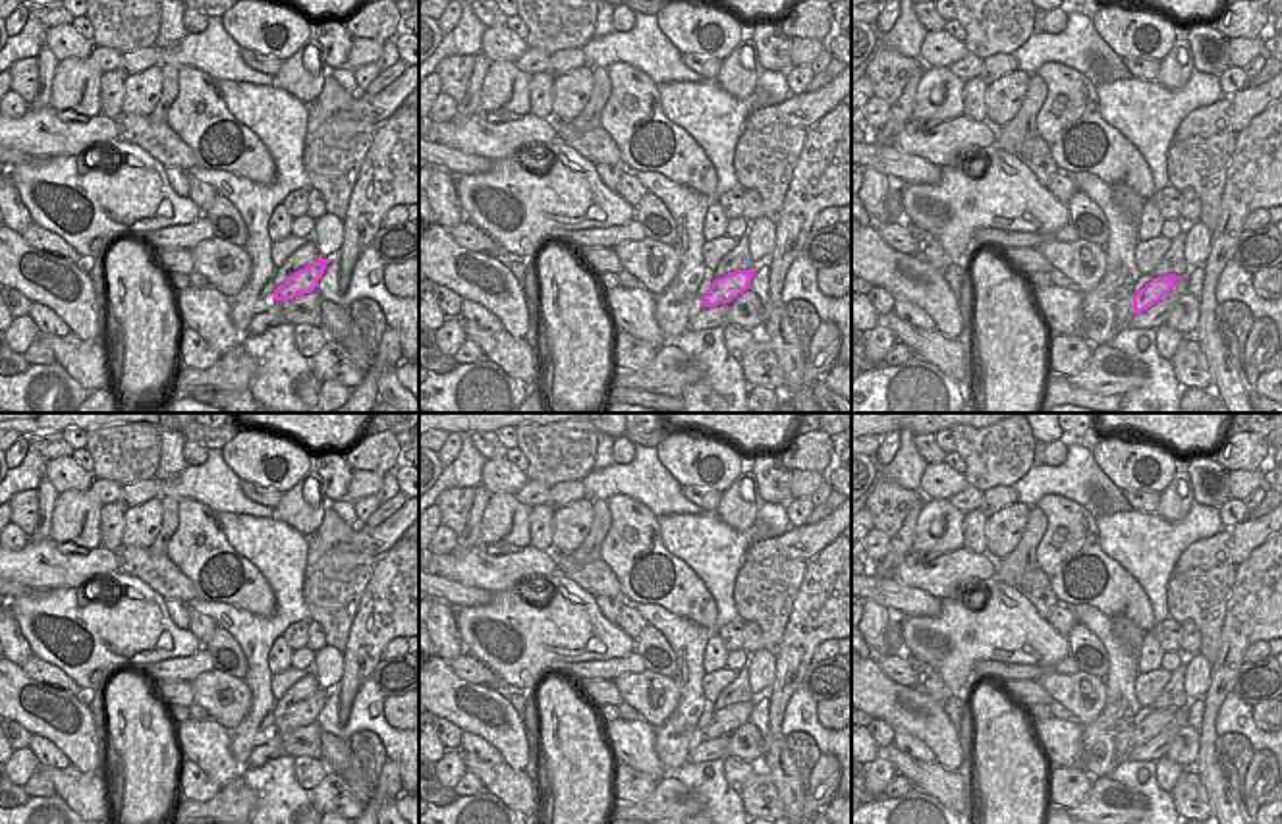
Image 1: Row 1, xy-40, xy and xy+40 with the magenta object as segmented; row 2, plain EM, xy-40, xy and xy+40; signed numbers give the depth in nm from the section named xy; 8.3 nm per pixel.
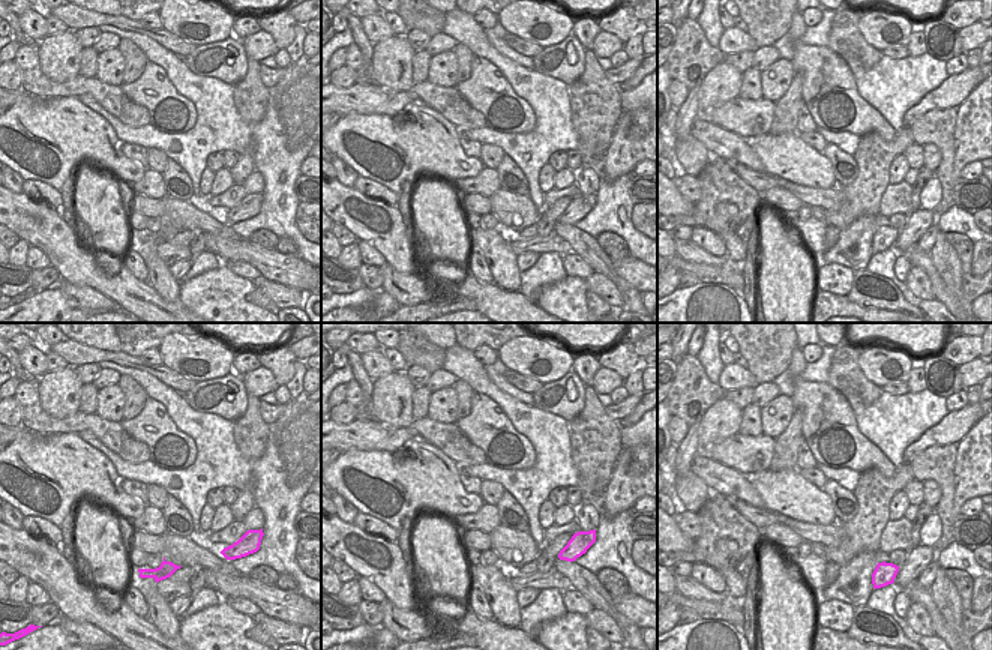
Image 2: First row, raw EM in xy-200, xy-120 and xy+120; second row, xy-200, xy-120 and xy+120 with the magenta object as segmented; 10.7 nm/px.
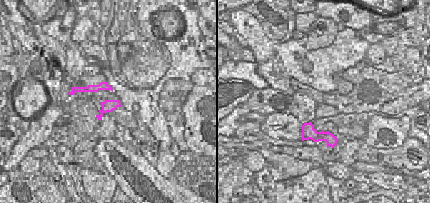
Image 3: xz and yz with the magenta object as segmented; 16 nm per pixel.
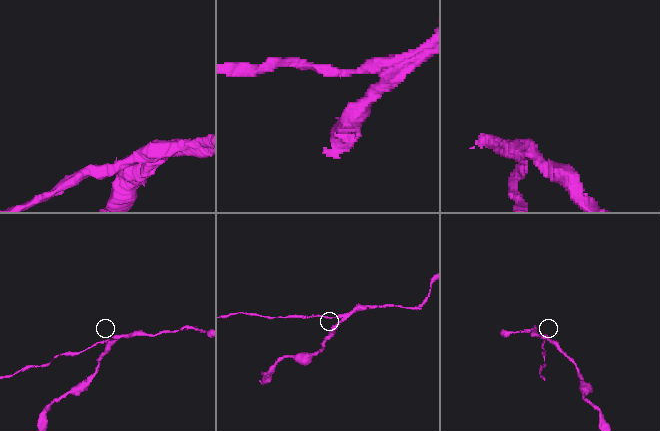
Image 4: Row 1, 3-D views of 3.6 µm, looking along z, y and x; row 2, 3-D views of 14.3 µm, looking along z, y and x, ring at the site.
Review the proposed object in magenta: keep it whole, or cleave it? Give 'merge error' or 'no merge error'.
merge error

